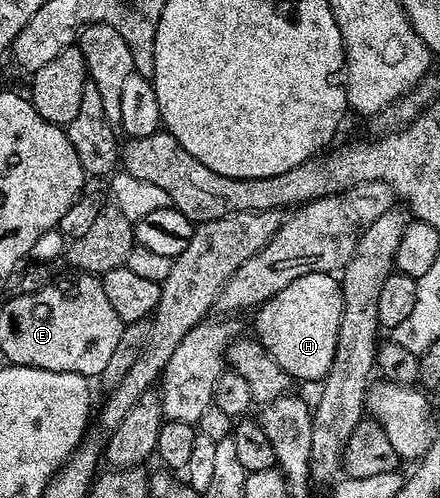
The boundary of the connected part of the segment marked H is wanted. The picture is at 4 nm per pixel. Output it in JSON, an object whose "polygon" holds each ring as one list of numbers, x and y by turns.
{"polygon":[[332,273,305,274,305,278,289,282,285,290,277,290,273,298,259,305,254,313,254,335,292,381,321,382,333,366,342,309,343,292,339,288,339,280]]}

